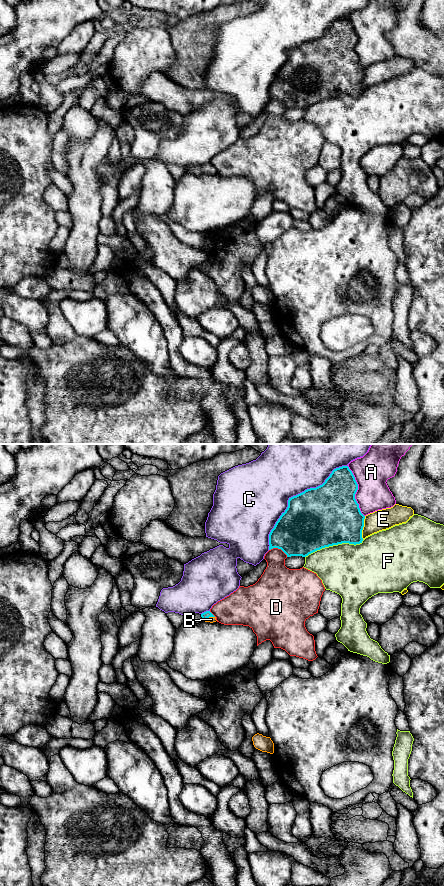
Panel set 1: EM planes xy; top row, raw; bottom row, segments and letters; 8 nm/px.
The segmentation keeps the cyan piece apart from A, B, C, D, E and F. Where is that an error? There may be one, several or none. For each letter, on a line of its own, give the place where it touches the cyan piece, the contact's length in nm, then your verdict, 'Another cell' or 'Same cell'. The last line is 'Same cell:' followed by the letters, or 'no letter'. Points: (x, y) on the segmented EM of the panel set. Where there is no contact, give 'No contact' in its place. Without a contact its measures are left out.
A: Touches cyan at xy (356, 491). Shared border 440 nm. Another cell
B: Touches cyan at xy (209, 616). Shared border 90 nm. Same cell
C: Touches cyan at xy (294, 496). Shared border 950 nm. Another cell
D: Touches cyan at xy (278, 548). Shared border 160 nm. Another cell
E: Touches cyan at xy (363, 526). Shared border 190 nm. Another cell
F: Touches cyan at xy (334, 544). Shared border 500 nm. Another cell
Same cell: B

